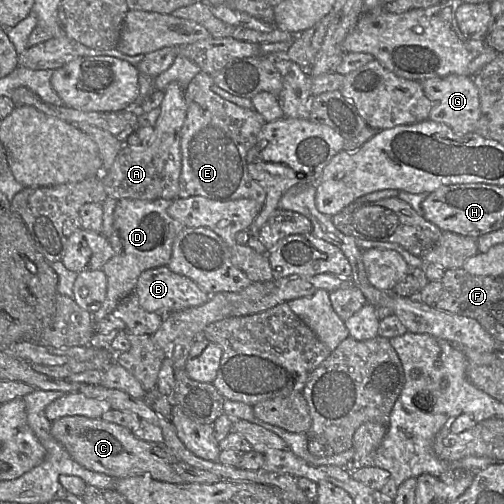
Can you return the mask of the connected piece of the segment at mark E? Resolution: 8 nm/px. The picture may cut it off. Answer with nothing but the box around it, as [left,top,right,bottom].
[179,71,266,205]

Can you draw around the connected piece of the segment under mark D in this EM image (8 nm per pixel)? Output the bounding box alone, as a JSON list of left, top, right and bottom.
[92,199,184,330]

